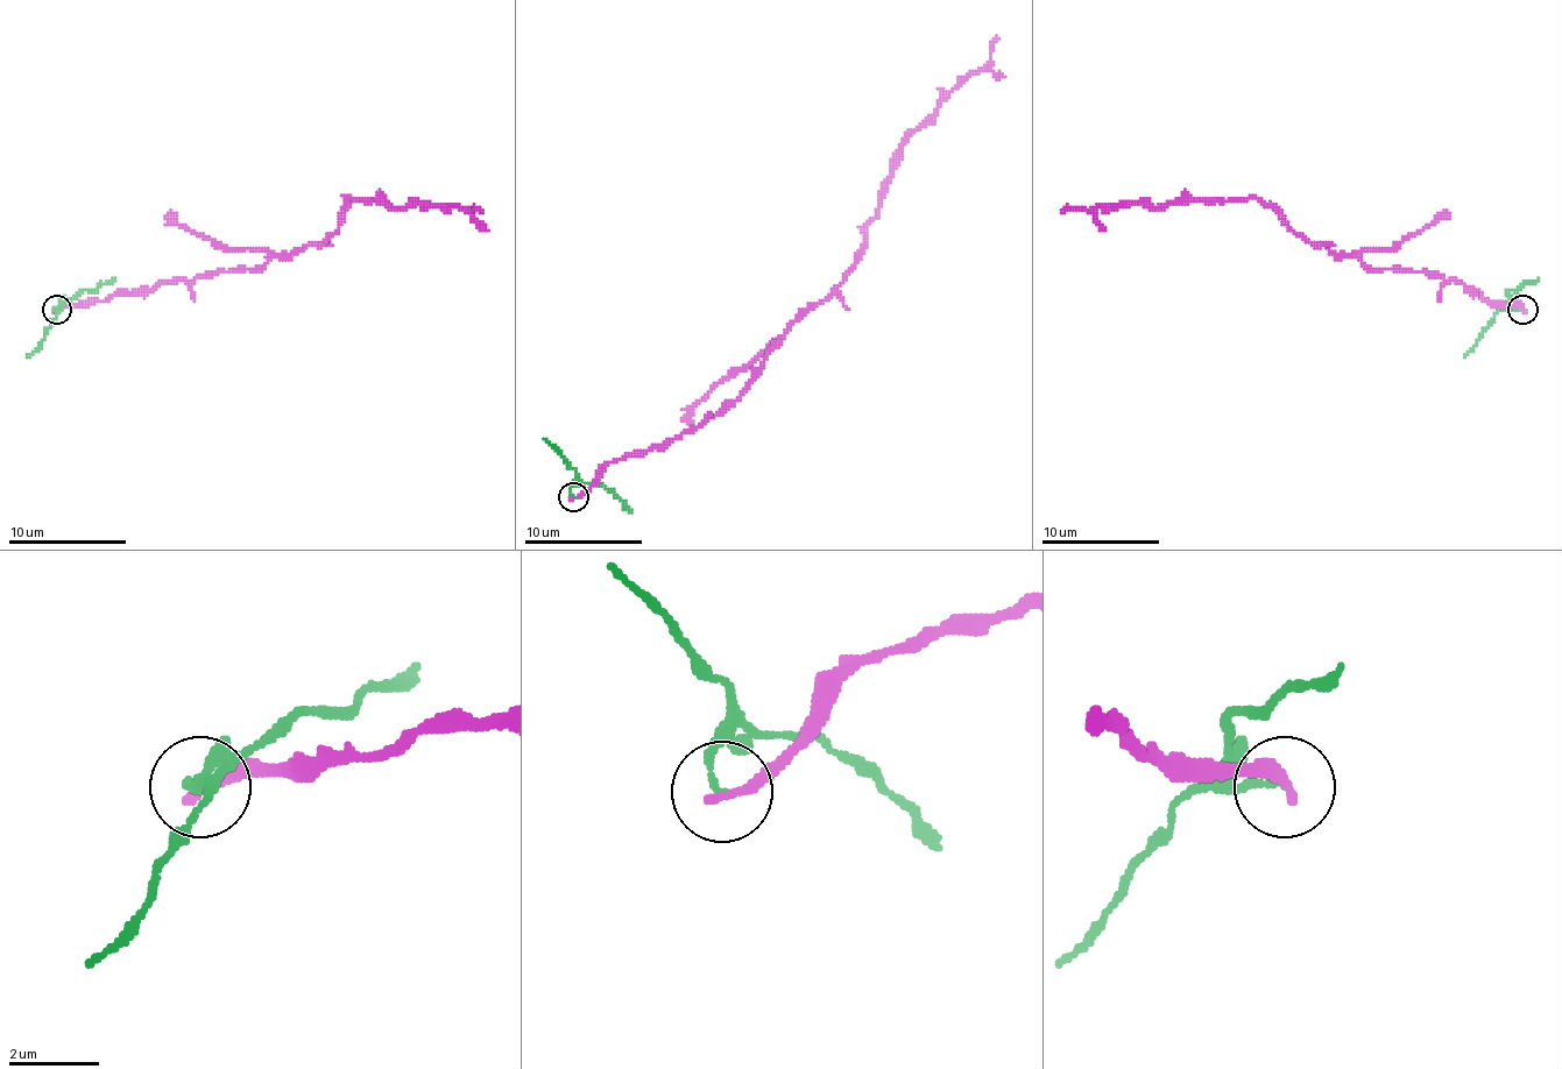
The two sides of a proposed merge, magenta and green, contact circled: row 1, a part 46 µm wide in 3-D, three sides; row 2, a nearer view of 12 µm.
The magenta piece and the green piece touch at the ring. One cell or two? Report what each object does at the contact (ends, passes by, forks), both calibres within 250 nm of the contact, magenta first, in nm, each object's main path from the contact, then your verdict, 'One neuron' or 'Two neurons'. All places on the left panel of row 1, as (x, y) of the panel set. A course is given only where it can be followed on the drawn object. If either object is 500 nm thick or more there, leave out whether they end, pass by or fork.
At the ring magenta ends. At the ring green ends. Thickness 260 nm (magenta) against 140 nm. Course of magenta: (56, 310), (259, 269), (320, 246), (351, 198), (480, 213). Course of green: (56, 310), (52, 310), (58, 313), (27, 358). Two neurons

